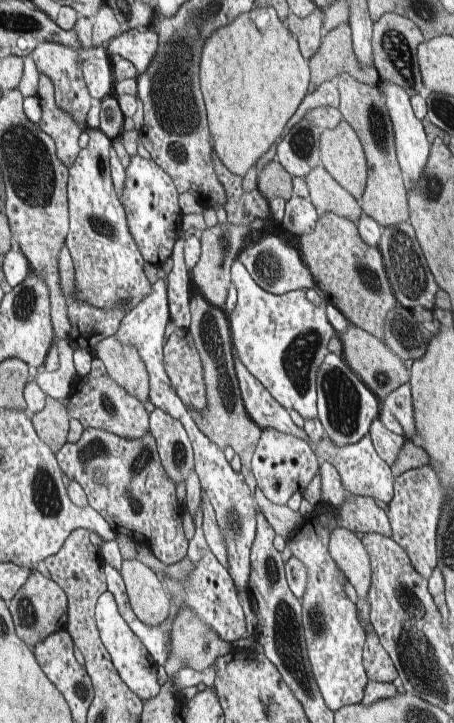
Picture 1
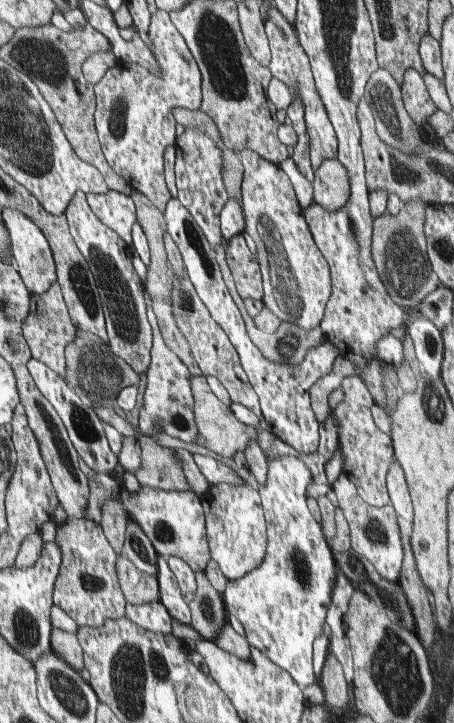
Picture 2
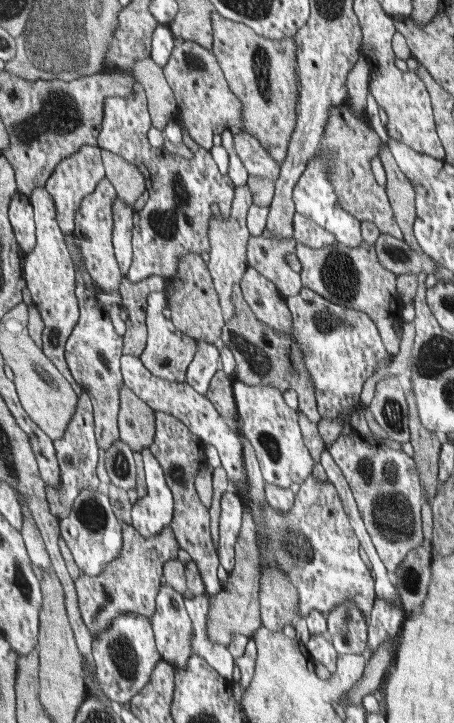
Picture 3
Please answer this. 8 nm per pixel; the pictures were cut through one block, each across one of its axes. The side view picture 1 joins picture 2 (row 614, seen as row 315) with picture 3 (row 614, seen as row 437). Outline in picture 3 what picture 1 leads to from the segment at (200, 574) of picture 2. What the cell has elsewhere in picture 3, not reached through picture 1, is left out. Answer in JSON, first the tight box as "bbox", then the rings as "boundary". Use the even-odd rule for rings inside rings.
{"bbox":[206,499,260,648],"boundary":[[[244,499],[244,512],[242,524],[236,543],[234,544],[234,568],[228,573],[226,589],[221,593],[210,595],[210,609],[206,621],[206,634],[212,643],[229,648],[232,636],[241,634],[249,639],[260,629],[260,564],[258,564],[259,547],[257,546],[257,522],[252,516],[251,509],[246,506]]]}

